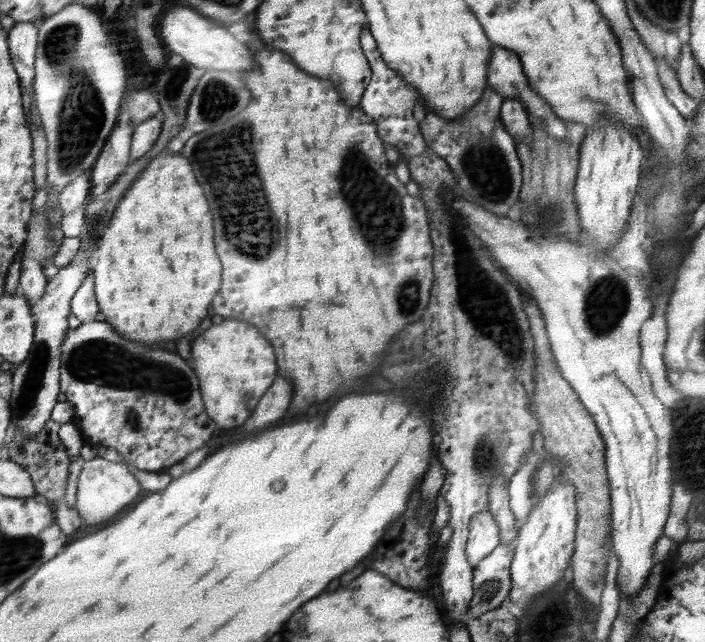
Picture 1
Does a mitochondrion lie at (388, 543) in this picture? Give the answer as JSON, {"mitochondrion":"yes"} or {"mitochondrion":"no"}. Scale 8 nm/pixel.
{"mitochondrion":"no"}

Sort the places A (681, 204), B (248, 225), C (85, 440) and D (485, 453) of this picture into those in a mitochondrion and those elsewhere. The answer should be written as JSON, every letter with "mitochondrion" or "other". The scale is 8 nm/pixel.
{"A":"mitochondrion","B":"mitochondrion","C":"other","D":"mitochondrion"}

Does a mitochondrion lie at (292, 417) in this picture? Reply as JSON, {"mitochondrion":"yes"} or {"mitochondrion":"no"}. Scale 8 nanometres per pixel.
{"mitochondrion":"no"}

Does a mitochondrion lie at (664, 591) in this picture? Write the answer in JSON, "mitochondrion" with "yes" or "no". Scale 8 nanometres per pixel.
{"mitochondrion":"no"}

